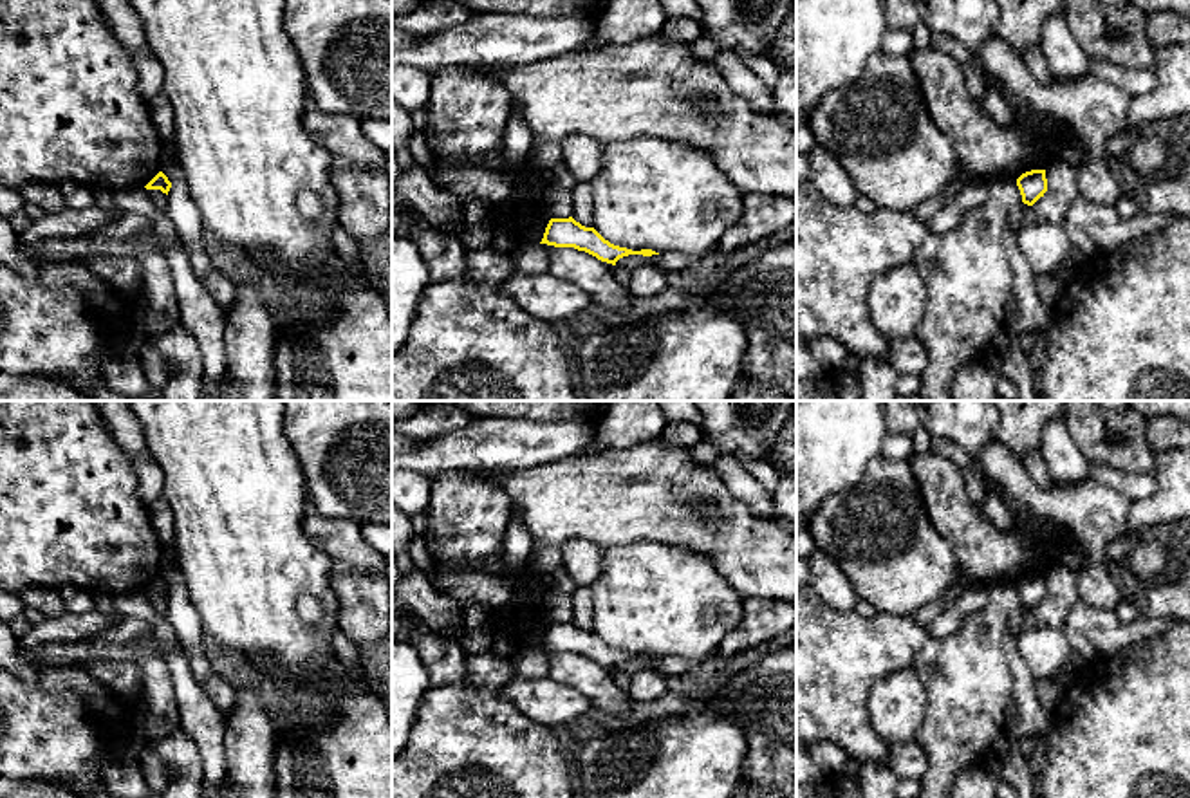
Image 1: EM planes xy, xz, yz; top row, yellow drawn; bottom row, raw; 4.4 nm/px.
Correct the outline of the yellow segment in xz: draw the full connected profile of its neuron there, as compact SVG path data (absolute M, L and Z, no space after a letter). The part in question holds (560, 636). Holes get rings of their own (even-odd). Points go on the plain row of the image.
M572 621L551 623L540 648L554 652L574 652L612 670L616 670L619 663L628 659L643 659L643 661L659 659L652 654L632 655L627 652L614 650L609 645L605 645L594 632L585 632L580 626L576 626Z

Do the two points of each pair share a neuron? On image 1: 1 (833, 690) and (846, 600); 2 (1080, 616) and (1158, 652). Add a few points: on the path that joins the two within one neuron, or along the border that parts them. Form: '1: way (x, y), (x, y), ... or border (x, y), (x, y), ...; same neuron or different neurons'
1: border (815, 591), (835, 609), (853, 611); different neurons
2: border (1171, 625), (1163, 632), (1098, 658); different neurons

